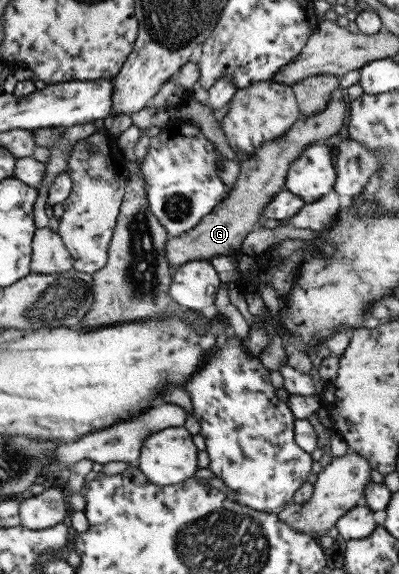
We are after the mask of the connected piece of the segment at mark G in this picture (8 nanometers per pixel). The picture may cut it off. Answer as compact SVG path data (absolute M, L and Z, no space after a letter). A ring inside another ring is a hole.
M342 89L334 90L322 113L314 113L306 119L300 117L282 137L263 143L252 157L241 162L240 174L226 199L207 213L196 227L179 237L170 237L166 242L165 253L169 265L181 266L192 260L210 261L215 256L233 255L240 250L242 241L253 231L265 207L279 191L285 189L290 164L300 157L302 150L312 141L323 142L343 128L348 113L344 95Z

